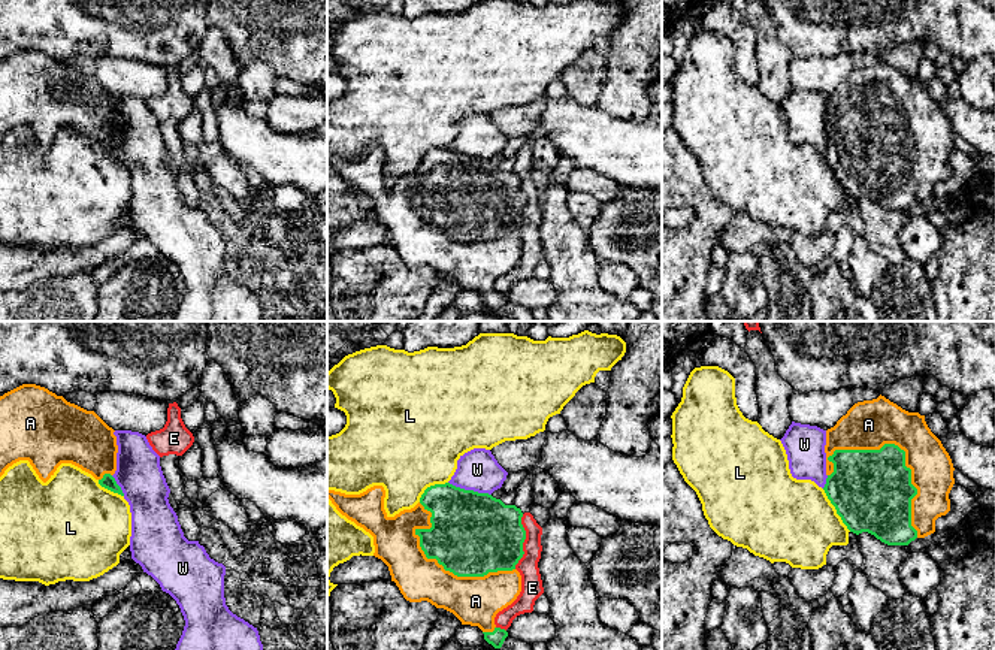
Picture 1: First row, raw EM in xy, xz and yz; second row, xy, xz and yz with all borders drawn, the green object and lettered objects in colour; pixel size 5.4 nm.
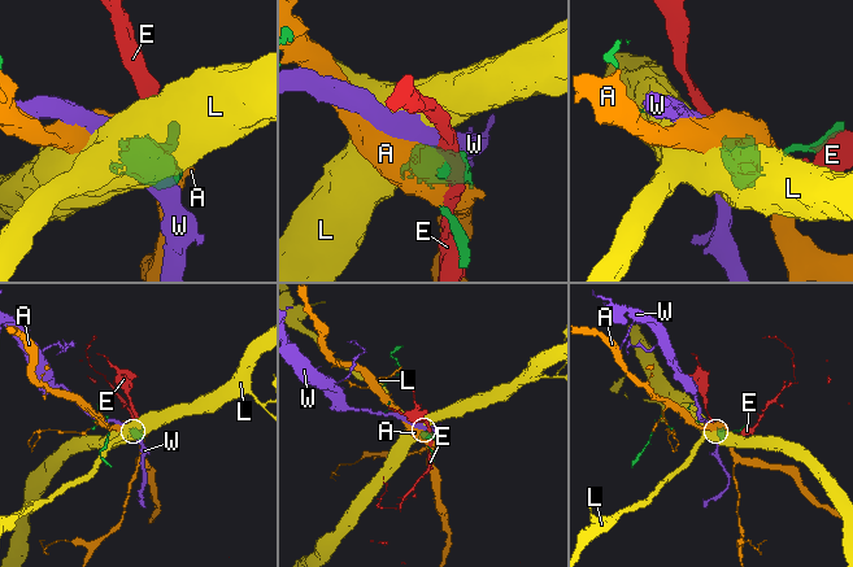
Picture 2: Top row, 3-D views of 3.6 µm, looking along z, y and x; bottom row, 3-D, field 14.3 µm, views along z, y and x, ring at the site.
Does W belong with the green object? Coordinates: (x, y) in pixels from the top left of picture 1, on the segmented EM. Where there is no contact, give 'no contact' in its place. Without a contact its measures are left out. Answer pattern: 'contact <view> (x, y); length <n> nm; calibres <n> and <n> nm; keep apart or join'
contact xz (469, 490); length 240 nm; calibres 460 and 220 nm; keep apart

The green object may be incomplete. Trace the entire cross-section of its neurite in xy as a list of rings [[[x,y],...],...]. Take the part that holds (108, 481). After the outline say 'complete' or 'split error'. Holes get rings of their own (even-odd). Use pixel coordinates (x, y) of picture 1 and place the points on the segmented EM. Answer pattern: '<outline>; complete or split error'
[[[22,384],[0,396],[0,477],[19,460],[28,460],[46,483],[61,463],[91,474],[102,487],[124,496],[112,477],[117,471],[117,436],[94,411],[67,402],[45,387]]]; split error

